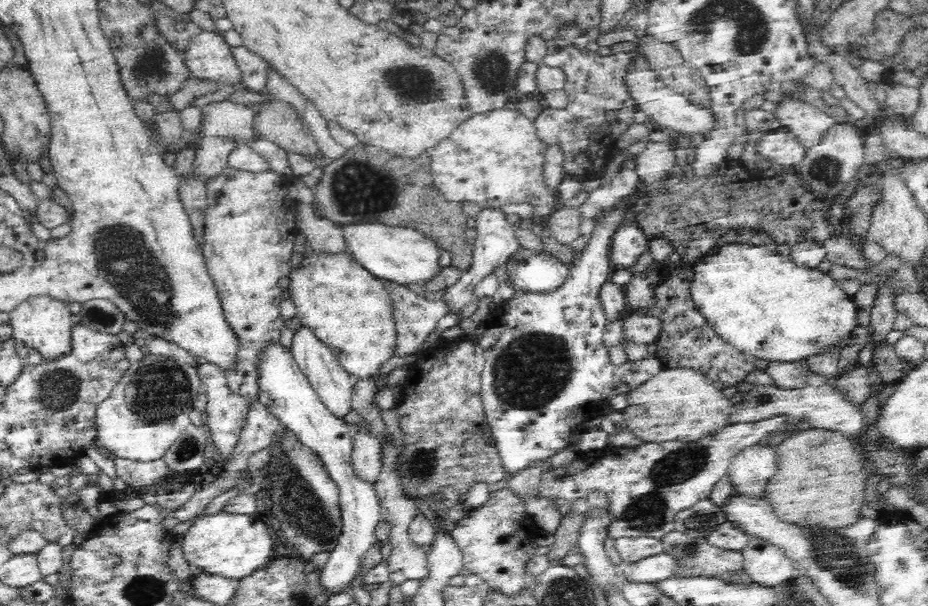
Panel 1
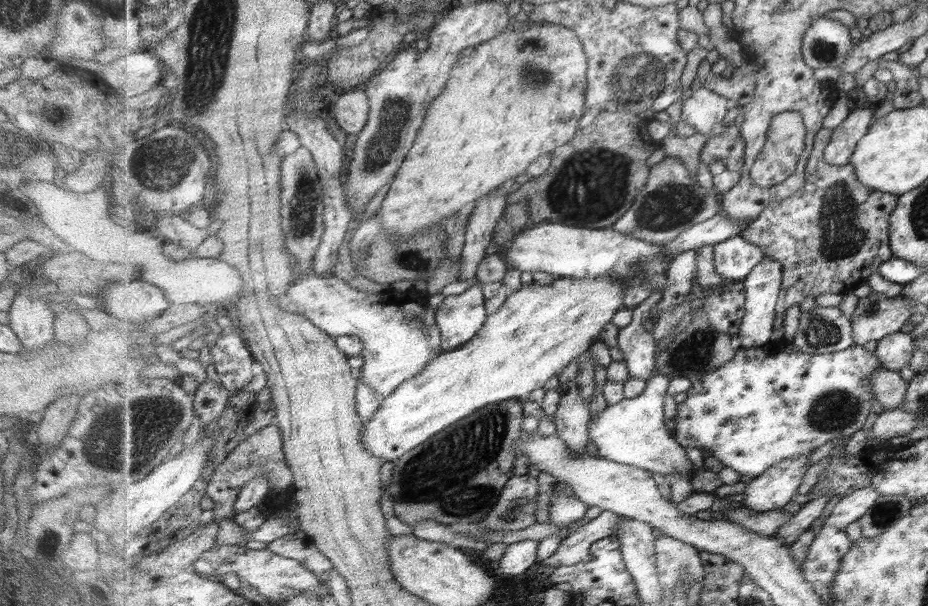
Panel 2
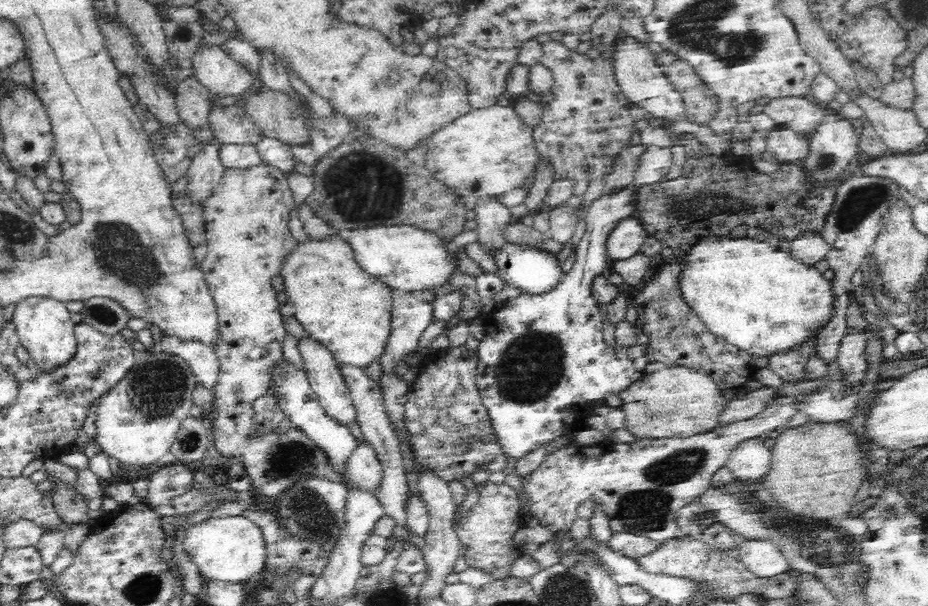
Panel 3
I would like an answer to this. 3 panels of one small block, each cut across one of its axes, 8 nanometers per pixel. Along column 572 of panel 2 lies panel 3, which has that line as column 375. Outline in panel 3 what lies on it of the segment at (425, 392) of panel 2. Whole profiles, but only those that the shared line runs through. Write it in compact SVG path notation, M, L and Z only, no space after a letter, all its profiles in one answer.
M332 236L330 240L306 240L288 258L281 271L287 303L296 308L295 317L308 335L328 347L340 364L364 370L380 360L386 352L392 331L392 310L394 290L360 269L352 248L346 240Z

